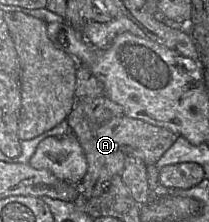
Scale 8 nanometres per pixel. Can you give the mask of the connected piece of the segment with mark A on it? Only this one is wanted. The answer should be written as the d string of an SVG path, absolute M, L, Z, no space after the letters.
M79 108L72 109L67 118L69 131L74 134L83 148L87 171L78 183L79 196L89 200L109 190L115 177L122 177L126 158L141 160L146 166L155 166L159 159L176 142L178 135L126 116L116 116L101 124L94 124L82 116Z

